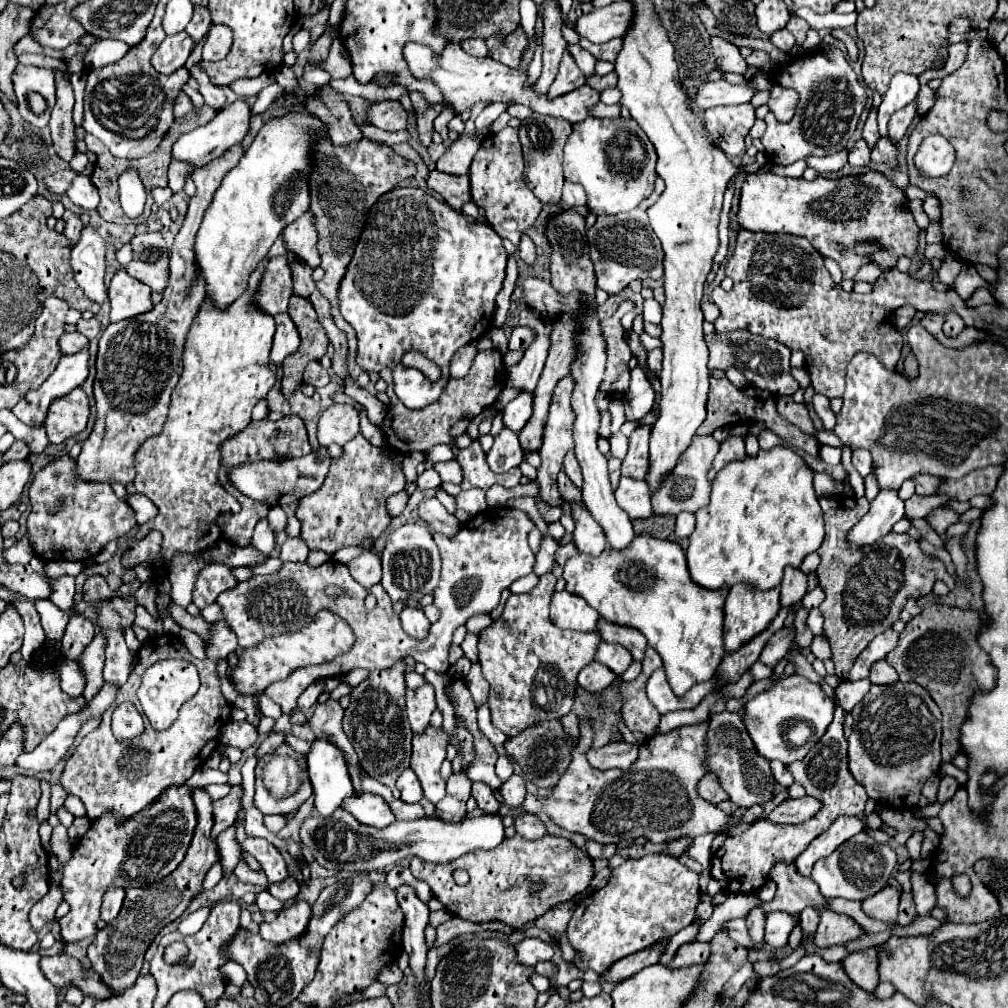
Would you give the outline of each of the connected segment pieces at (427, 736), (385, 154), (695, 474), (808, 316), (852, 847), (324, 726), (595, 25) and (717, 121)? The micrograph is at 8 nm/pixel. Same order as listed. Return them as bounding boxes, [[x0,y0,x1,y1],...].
[[411,727,447,805],[309,137,415,360],[651,435,719,515],[711,229,965,399],[811,831,897,901],[309,699,359,791],[575,3,631,43],[705,103,755,157]]

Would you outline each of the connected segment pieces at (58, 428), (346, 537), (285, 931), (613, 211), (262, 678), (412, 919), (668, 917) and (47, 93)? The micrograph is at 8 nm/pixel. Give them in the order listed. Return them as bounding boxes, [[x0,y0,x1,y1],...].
[[45,387,89,443],[297,433,405,555],[259,901,311,943],[563,117,657,215],[233,611,353,695],[395,885,429,1001],[567,853,701,975],[11,65,56,127]]

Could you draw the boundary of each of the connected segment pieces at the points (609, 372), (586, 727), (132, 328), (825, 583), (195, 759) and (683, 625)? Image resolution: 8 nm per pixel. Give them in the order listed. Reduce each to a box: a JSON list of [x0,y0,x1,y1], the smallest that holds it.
[[601,300,634,397],[521,719,729,845],[77,145,243,483],[817,495,953,679],[61,621,237,821],[563,533,729,695]]

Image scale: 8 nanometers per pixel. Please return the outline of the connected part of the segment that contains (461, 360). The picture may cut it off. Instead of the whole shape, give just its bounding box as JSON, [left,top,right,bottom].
[451,343,477,377]

